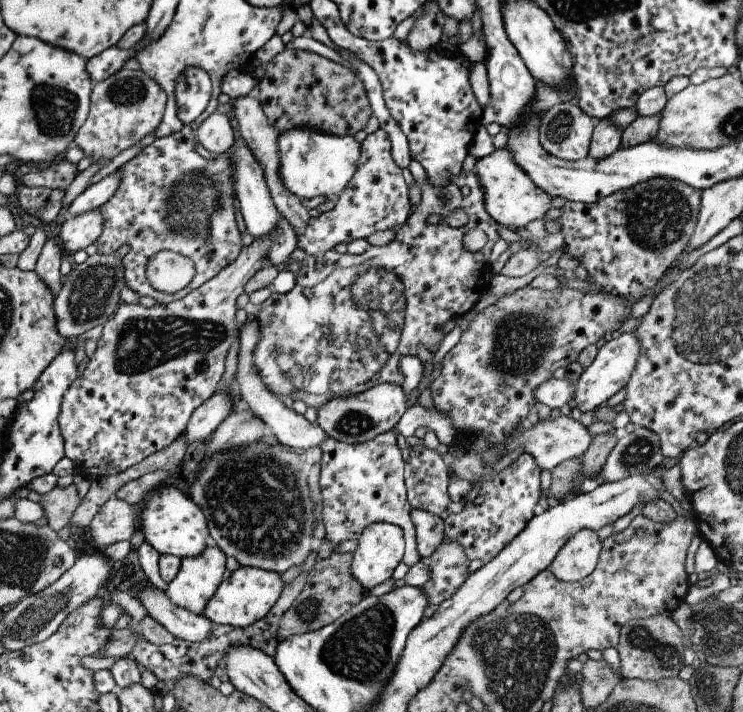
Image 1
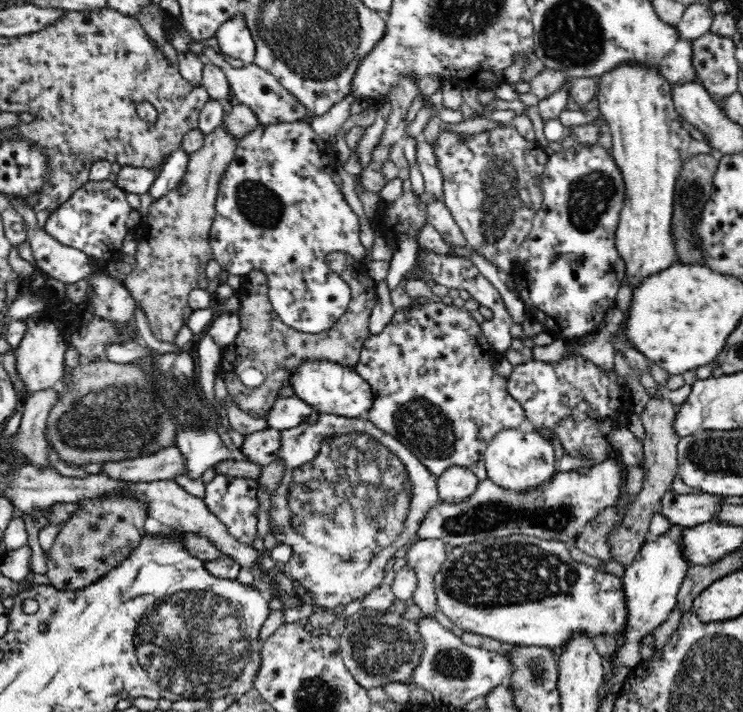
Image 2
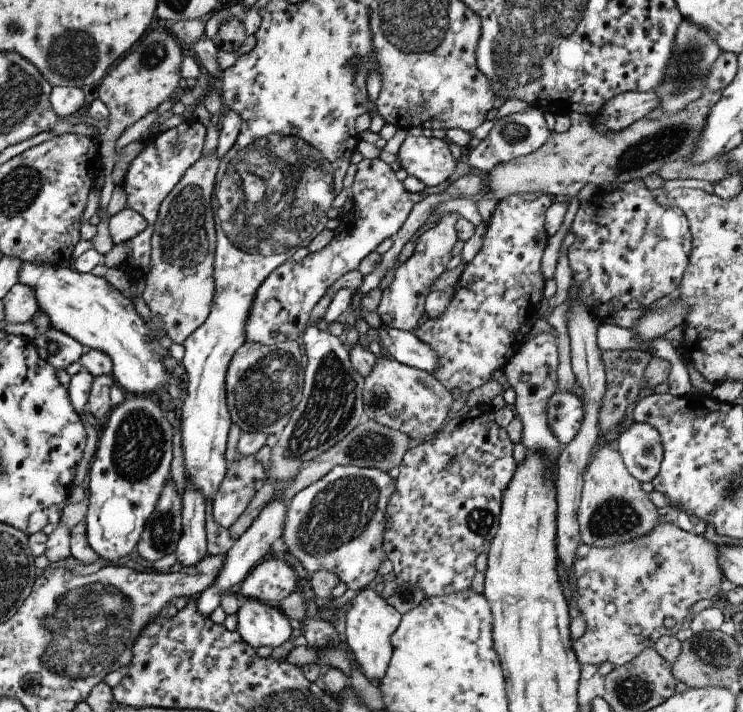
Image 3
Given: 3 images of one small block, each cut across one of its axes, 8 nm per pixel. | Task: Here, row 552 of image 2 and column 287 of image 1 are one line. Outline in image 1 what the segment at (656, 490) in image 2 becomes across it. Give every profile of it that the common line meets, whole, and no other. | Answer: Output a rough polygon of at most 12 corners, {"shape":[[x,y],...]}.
{"shape":[[353,553],[318,560],[279,640],[338,620],[367,593]]}

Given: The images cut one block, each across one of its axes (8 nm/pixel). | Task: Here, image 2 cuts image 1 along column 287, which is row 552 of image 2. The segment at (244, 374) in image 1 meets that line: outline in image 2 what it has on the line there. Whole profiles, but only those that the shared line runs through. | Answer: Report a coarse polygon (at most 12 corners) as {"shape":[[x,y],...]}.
{"shape":[[420,539],[405,558],[419,581],[421,615],[439,609],[434,580],[447,558],[444,542]]}

